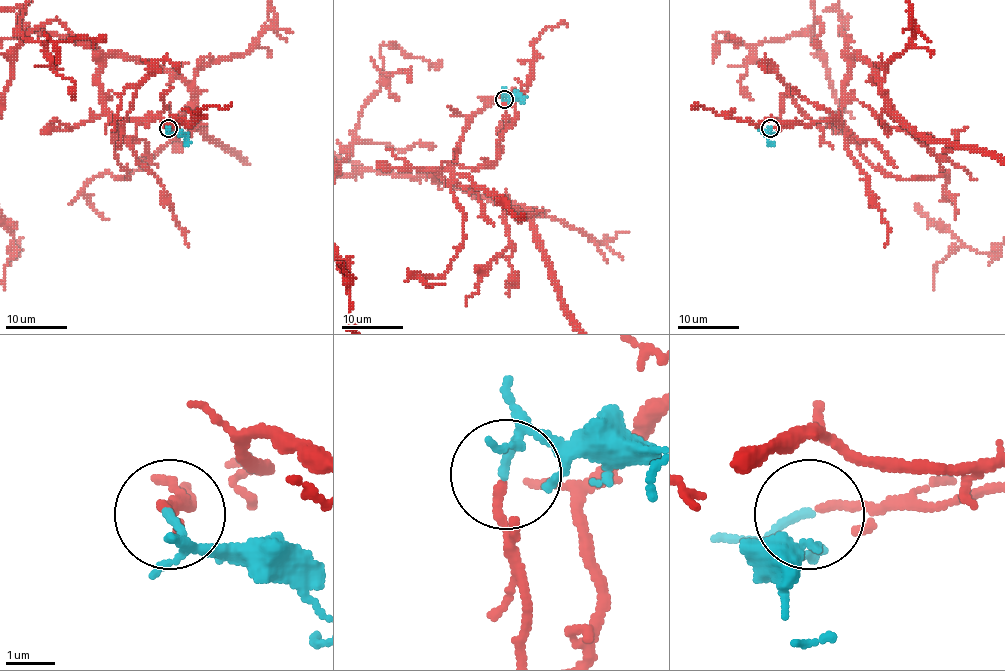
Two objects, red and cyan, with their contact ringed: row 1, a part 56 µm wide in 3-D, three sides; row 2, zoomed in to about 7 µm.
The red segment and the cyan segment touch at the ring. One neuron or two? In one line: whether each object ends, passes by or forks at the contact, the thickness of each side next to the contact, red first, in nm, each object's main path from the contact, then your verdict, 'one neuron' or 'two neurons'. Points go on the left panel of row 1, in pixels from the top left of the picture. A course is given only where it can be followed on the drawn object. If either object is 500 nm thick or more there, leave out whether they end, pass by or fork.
red ends | cyan passes by | 160/120 nm | cyan via (169, 128), (172, 132), (183, 135), (189, 143), (186, 143) | one neuron

